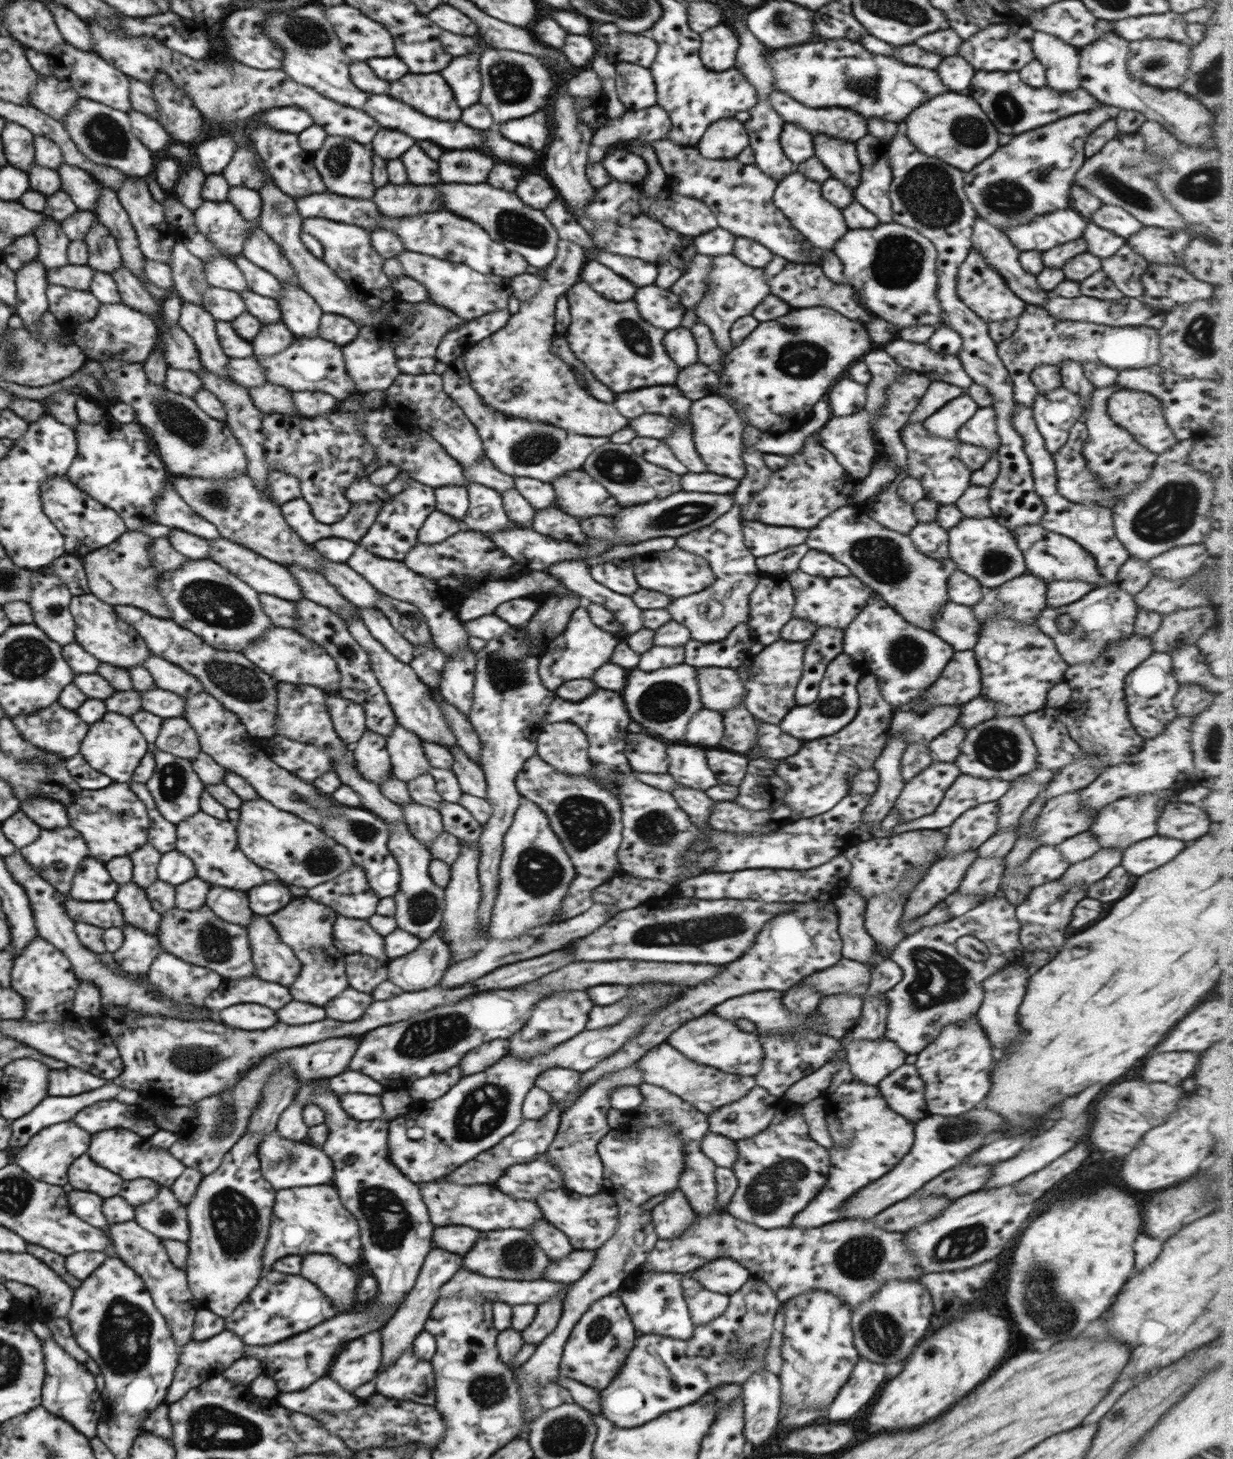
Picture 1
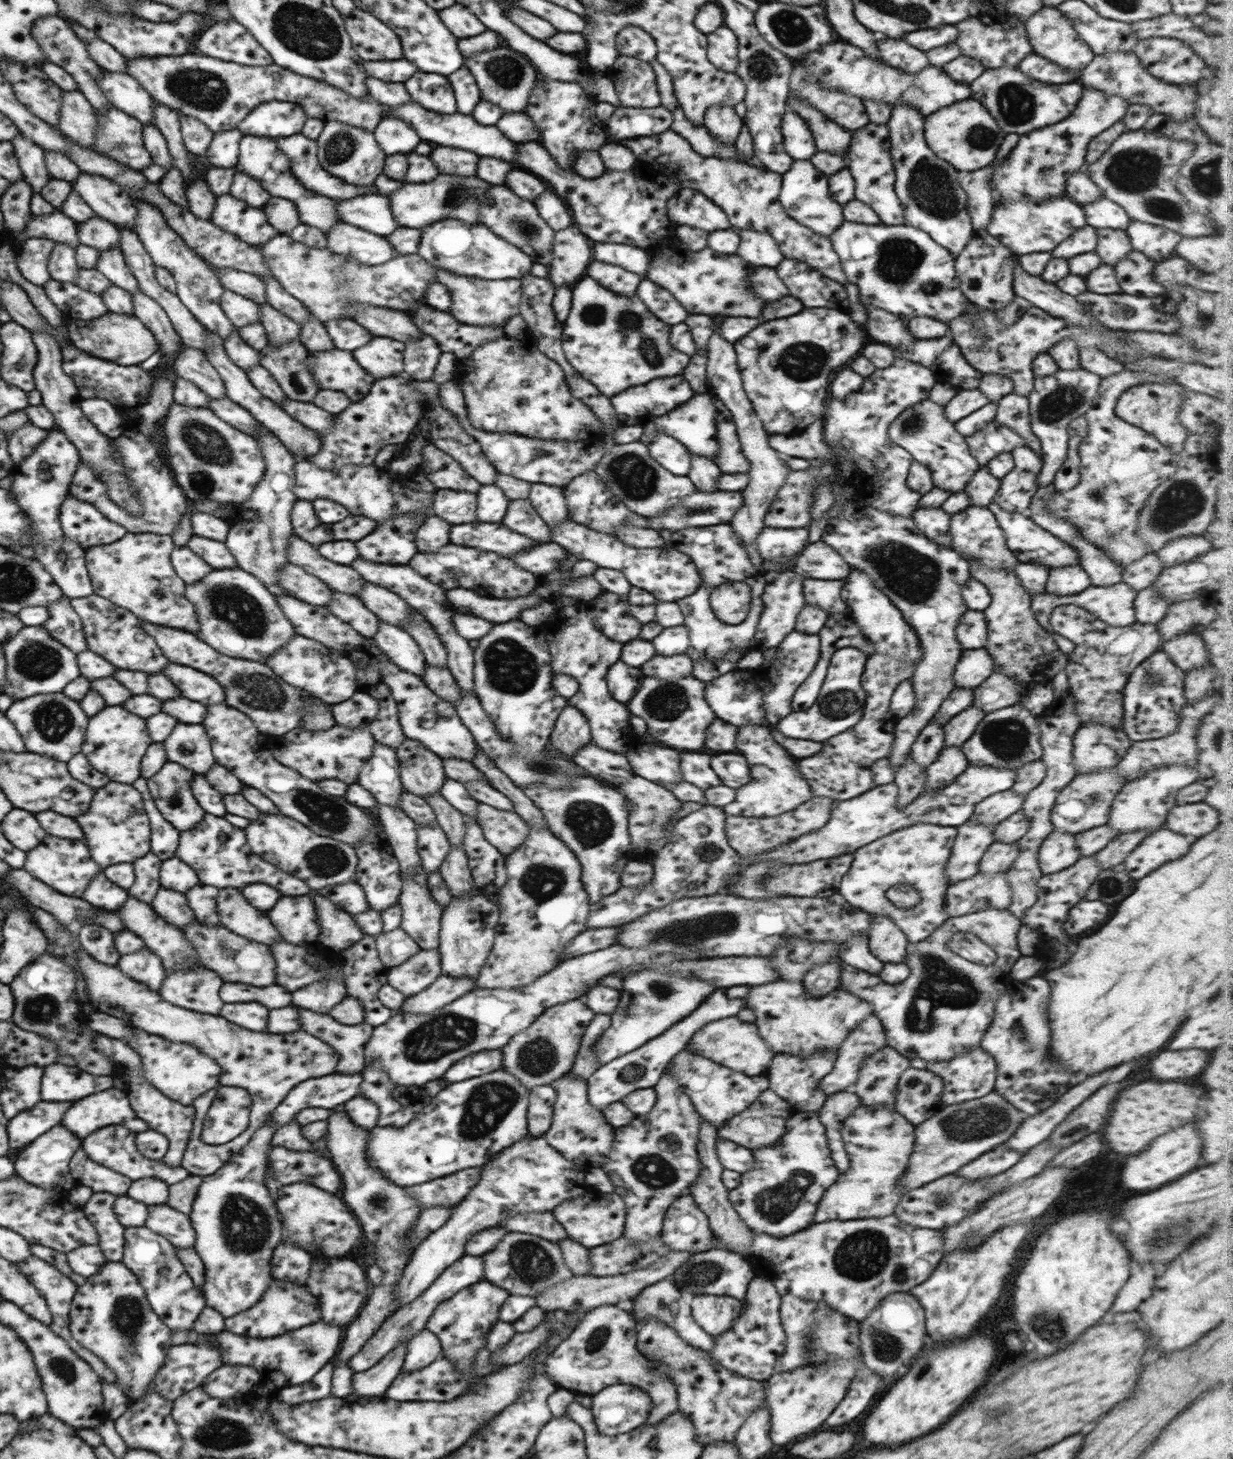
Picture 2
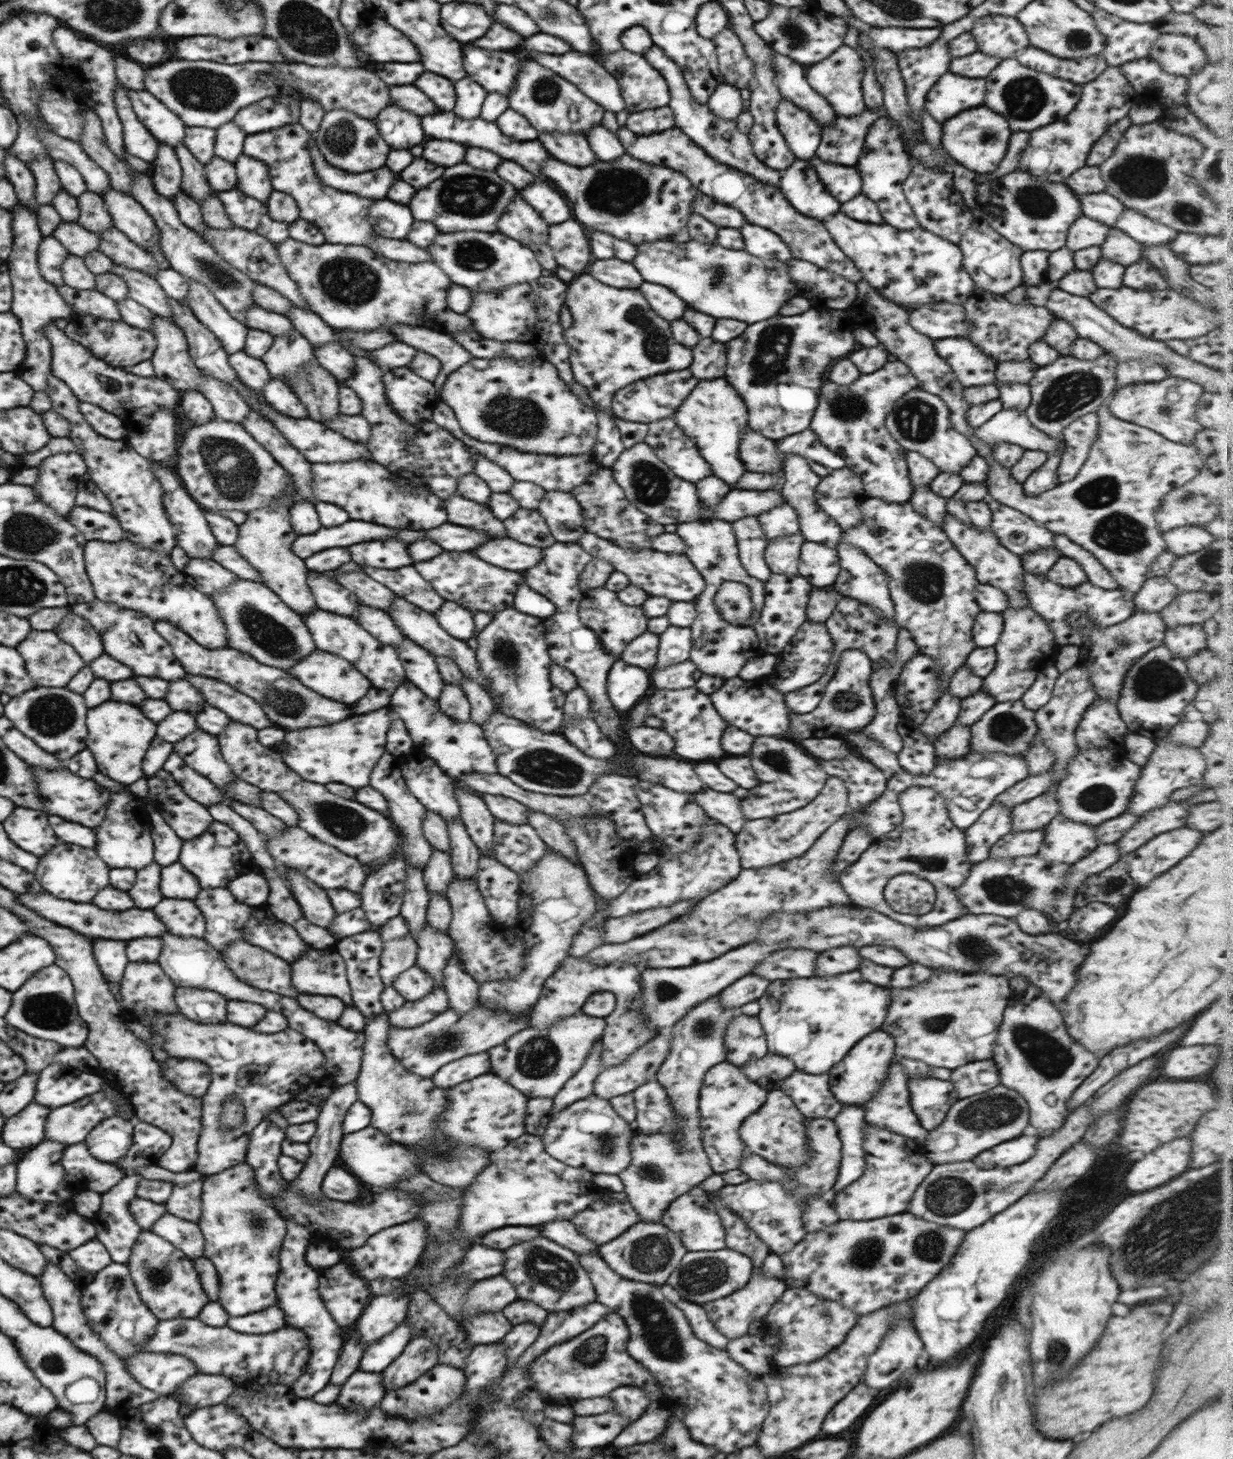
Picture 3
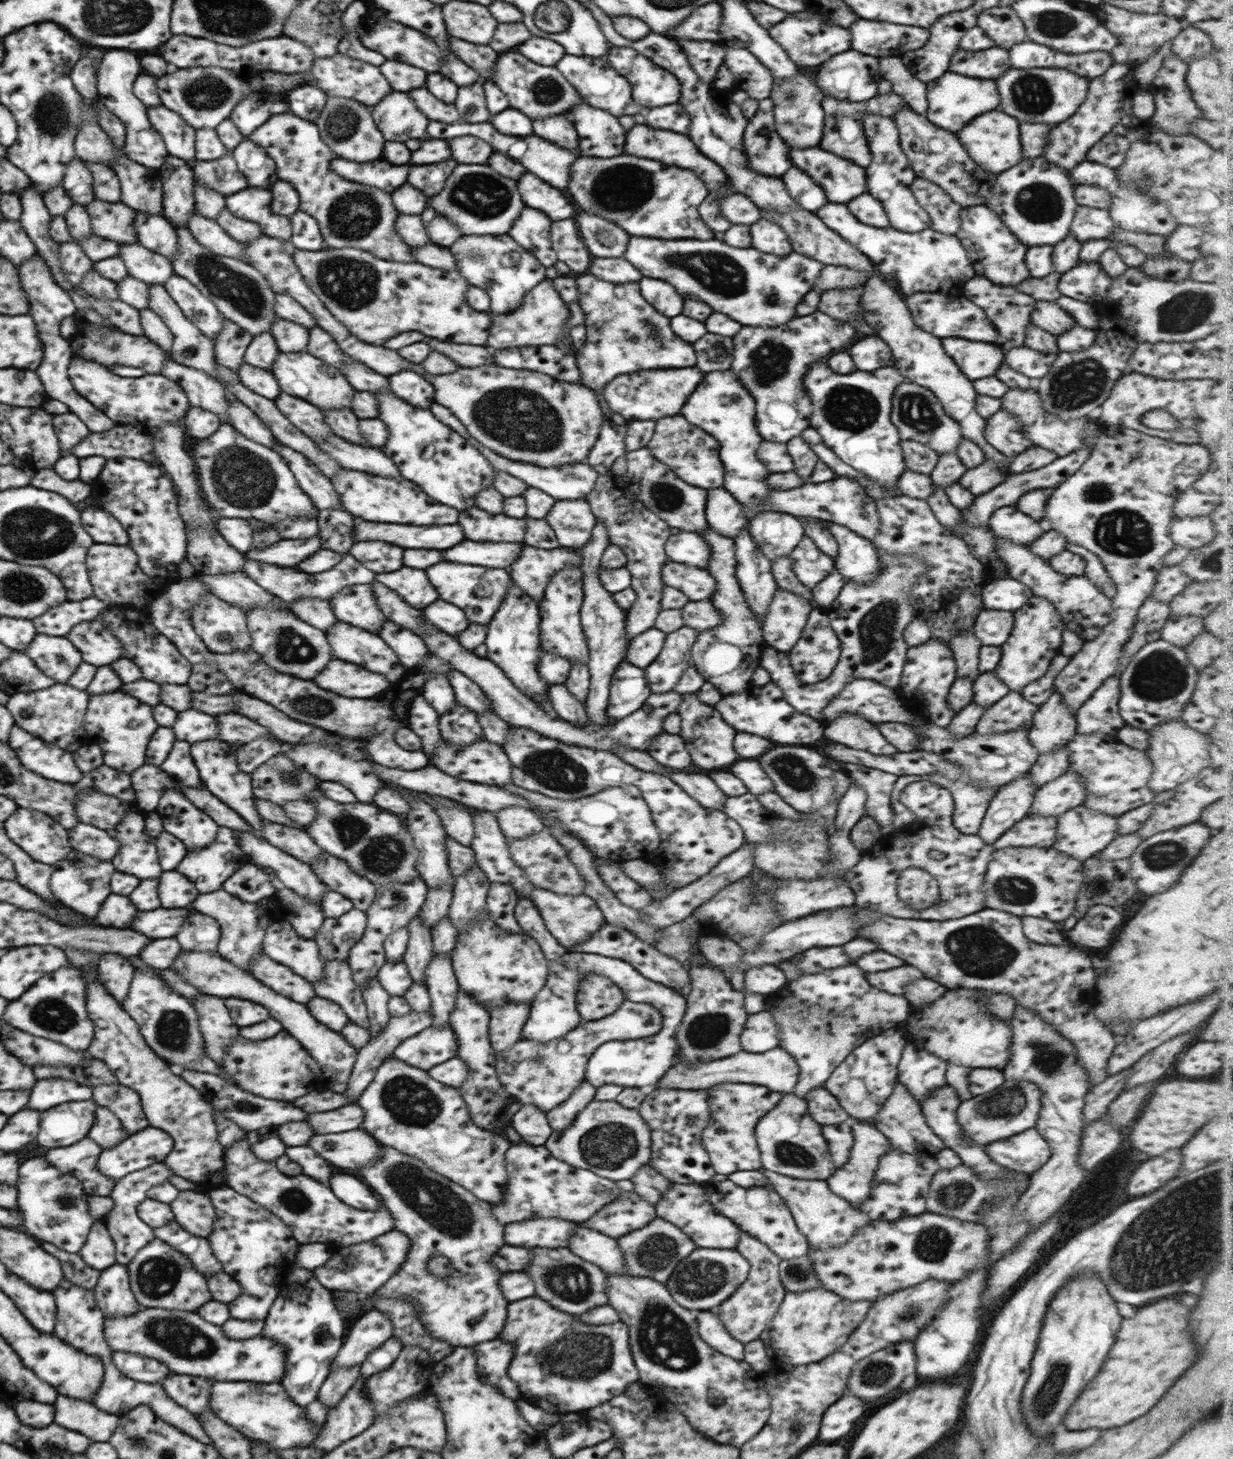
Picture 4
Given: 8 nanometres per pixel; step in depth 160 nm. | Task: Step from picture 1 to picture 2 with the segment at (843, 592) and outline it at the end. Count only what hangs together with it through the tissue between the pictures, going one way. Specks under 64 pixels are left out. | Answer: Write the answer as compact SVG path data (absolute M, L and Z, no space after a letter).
M804 579L802 581L803 595L808 606L819 606L828 614L847 612L849 606L842 600L841 590L845 579L816 580Z

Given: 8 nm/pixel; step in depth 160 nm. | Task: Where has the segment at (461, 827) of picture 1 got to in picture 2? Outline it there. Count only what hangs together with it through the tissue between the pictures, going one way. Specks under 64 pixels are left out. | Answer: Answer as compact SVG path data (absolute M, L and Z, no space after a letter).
M464 816L465 833L463 849L469 858L471 875L475 888L486 894L492 904L500 907L500 889L507 881L505 857L495 846L492 846L483 835L477 819Z

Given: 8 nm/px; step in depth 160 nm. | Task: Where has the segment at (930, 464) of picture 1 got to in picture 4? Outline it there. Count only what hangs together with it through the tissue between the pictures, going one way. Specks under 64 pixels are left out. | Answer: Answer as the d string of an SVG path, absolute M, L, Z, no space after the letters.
M910 380L899 384L893 392L891 420L898 429L901 441L913 440L925 444L939 456L956 452L963 439L960 425L945 413L936 395L928 388Z

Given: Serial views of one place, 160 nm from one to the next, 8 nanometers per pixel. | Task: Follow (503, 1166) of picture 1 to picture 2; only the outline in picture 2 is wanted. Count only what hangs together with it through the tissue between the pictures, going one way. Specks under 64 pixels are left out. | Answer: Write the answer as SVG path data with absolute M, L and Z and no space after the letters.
M484 1165L454 1172L443 1178L407 1187L407 1191L413 1196L413 1199L418 1201L421 1210L442 1205L454 1206L468 1196L470 1190L479 1181L482 1169L484 1169Z

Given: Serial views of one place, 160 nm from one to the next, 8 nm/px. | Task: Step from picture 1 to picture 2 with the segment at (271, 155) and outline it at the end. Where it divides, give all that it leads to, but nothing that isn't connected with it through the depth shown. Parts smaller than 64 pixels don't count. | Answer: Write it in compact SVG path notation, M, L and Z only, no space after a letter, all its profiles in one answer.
M301 132L275 140L278 149L290 159L292 174L302 183L304 189L334 201L348 200L366 193L378 193L376 184L372 187L354 187L322 169L318 163L317 141L306 138Z

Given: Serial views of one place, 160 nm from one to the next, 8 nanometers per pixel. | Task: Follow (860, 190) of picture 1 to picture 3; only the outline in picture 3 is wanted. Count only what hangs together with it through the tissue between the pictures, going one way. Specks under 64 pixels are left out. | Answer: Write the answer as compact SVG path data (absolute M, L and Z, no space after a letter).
M878 117L866 133L862 156L858 159L855 168L862 177L861 194L876 203L878 211L882 214L883 223L898 230L912 230L920 226L918 217L914 215L903 193L903 183L908 179L909 170L912 170L912 162L909 154L904 150L901 134L894 119Z

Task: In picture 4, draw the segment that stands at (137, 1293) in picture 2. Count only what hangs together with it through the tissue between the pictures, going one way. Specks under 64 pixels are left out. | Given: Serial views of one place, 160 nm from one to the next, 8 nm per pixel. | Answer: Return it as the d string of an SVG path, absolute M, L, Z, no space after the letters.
M120 1263L101 1270L93 1295L105 1318L130 1316L142 1309L132 1292L129 1270Z

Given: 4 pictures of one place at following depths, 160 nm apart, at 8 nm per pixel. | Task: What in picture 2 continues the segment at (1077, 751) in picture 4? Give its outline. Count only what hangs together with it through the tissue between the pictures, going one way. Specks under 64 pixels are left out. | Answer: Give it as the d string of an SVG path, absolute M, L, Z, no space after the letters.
M1111 767L1098 772L1084 772L1076 775L1070 784L1058 793L1052 807L1050 820L1053 824L1053 830L1078 834L1091 828L1106 825L1114 797L1126 784L1115 769Z

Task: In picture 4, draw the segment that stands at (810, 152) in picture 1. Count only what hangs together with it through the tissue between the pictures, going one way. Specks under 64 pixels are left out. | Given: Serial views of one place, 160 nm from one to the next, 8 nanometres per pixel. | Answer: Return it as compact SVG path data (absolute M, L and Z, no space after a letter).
M802 73L794 78L776 78L769 98L772 99L775 129L785 144L792 149L818 147L821 144L825 112L823 98L825 95L812 81Z

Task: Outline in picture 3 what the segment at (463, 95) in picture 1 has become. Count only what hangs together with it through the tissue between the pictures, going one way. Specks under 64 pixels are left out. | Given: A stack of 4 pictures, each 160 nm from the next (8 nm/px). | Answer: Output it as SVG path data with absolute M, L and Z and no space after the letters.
M466 76L453 83L456 93L456 108L453 113L460 118L478 118L487 95L487 90Z

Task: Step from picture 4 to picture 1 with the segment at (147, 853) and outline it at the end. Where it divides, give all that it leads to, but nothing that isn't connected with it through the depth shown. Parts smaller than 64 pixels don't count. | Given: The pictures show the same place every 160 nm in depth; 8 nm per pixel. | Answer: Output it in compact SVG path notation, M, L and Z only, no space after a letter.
M110 783L106 788L98 790L82 790L82 798L74 800L74 804L68 808L68 820L70 826L82 835L89 848L89 856L100 862L107 863L110 859L129 856L132 852L148 843L148 831L150 819L147 815L146 805L132 792L129 783Z

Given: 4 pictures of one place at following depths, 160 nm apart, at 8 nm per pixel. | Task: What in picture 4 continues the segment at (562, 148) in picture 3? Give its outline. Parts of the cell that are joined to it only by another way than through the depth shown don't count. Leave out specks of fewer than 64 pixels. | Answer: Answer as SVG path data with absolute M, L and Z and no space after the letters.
M555 114L548 118L533 119L533 134L552 144L579 153L578 135L567 114Z

